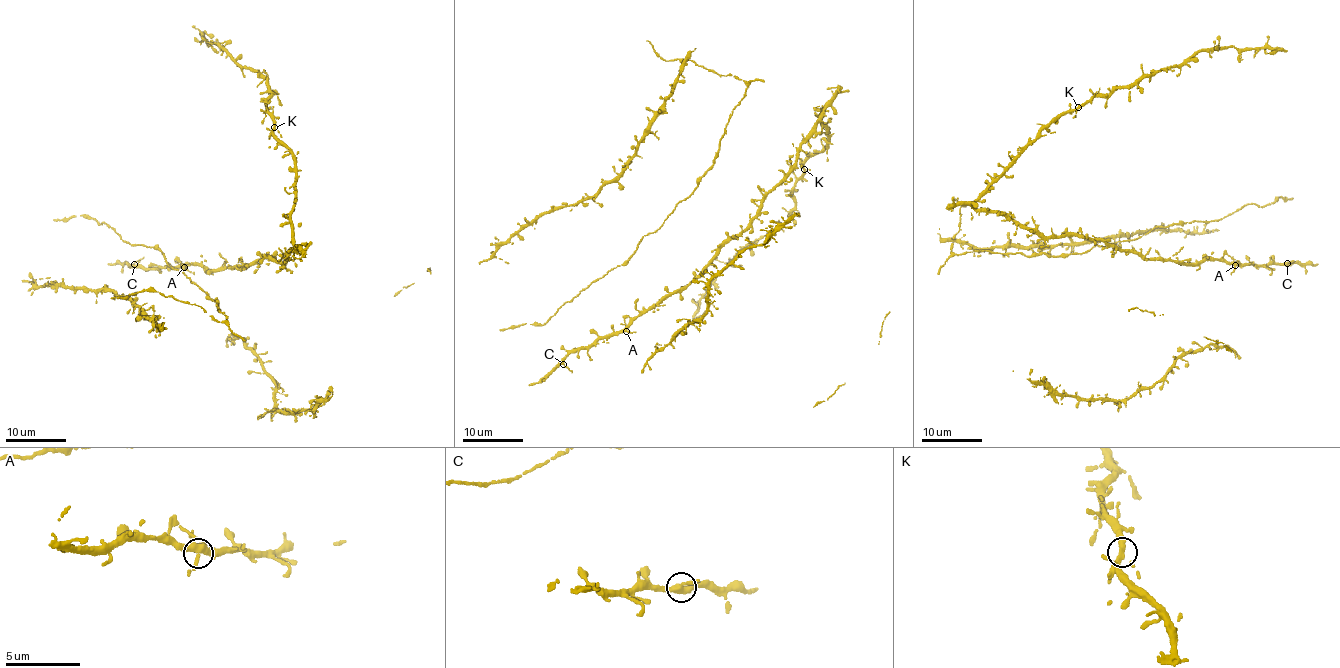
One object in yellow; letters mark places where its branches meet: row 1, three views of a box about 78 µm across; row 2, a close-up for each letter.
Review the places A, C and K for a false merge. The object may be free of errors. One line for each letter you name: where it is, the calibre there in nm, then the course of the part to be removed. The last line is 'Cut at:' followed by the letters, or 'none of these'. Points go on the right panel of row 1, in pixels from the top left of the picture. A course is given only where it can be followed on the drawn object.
Cut at: none of these

